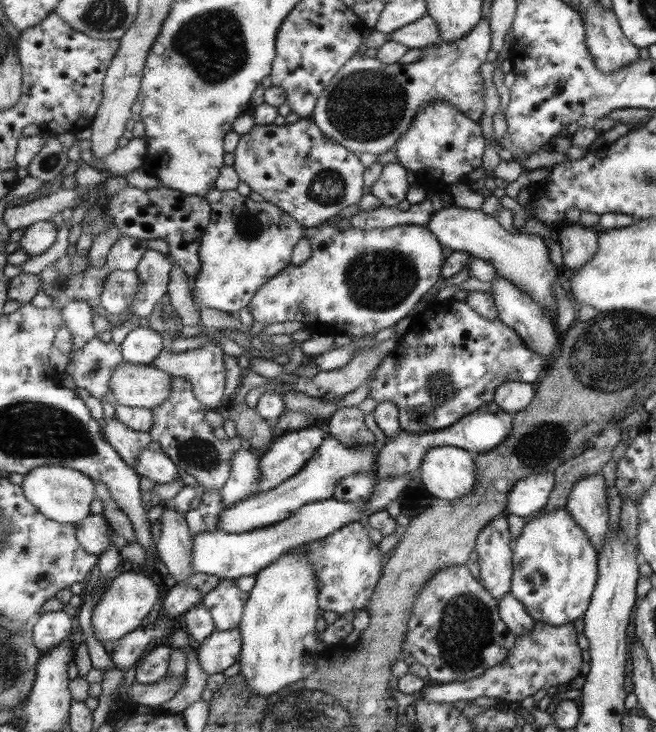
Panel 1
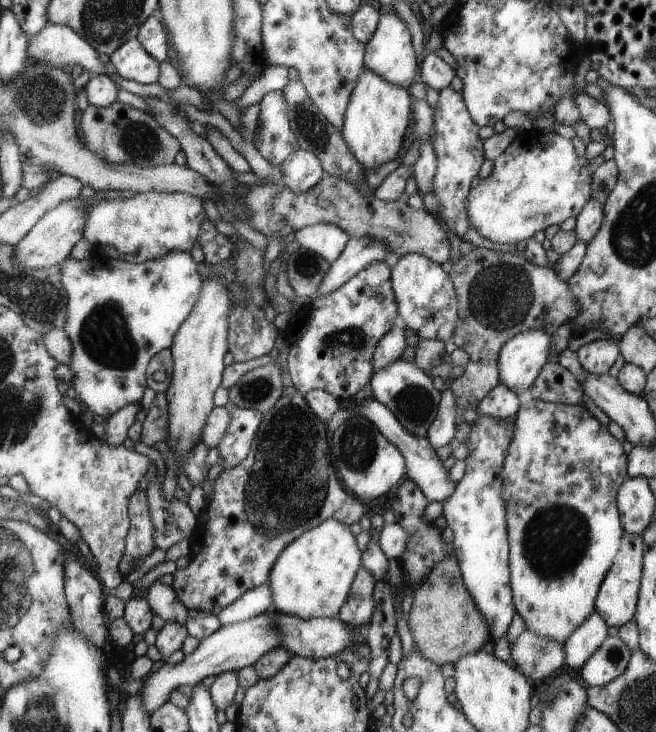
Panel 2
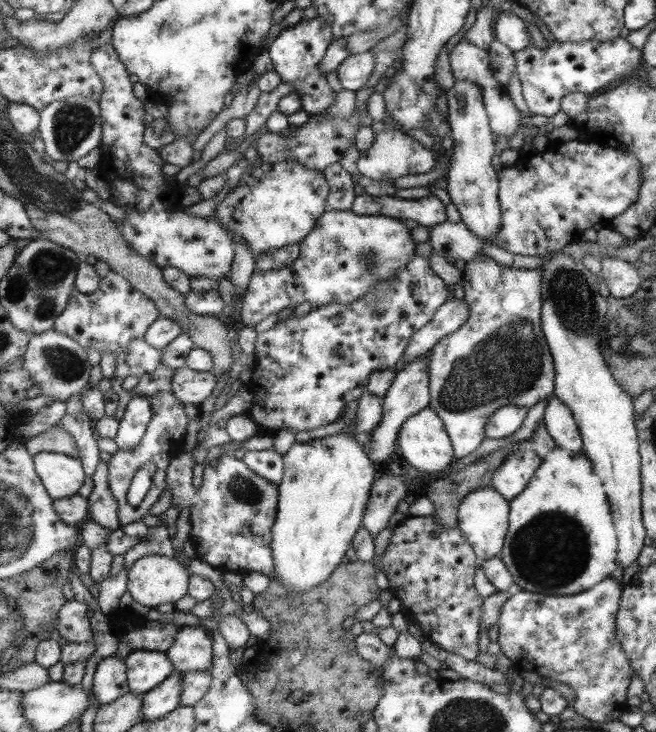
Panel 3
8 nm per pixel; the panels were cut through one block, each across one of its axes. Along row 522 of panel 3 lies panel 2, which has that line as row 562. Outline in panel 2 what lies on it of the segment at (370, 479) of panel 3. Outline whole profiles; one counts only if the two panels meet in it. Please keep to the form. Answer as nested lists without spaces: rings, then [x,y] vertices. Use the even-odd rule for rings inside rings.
[[[336,519],[321,522],[279,554],[269,576],[272,607],[281,614],[301,619],[338,617],[362,564],[363,551],[358,548],[350,527]]]

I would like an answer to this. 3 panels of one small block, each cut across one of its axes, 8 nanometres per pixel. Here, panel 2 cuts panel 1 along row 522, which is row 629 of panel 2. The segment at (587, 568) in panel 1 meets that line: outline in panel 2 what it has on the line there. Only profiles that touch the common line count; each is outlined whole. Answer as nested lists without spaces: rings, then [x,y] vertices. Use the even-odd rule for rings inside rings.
[[[532,399],[520,405],[514,420],[514,436],[510,450],[504,462],[503,498],[507,504],[507,534],[511,540],[511,571],[512,590],[515,592],[516,610],[520,611],[525,622],[525,628],[539,637],[546,637],[564,644],[568,637],[580,628],[587,618],[595,612],[595,602],[598,598],[600,585],[610,570],[618,549],[622,548],[622,538],[626,536],[623,529],[622,515],[616,506],[616,492],[626,478],[626,452],[615,435],[608,432],[608,425],[600,424],[586,407],[582,405],[565,405],[564,403]]]

